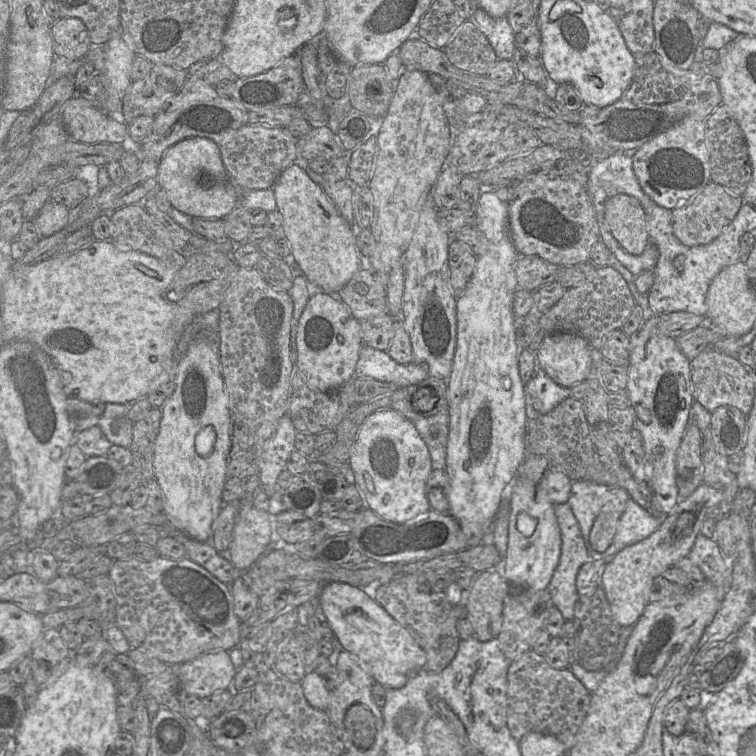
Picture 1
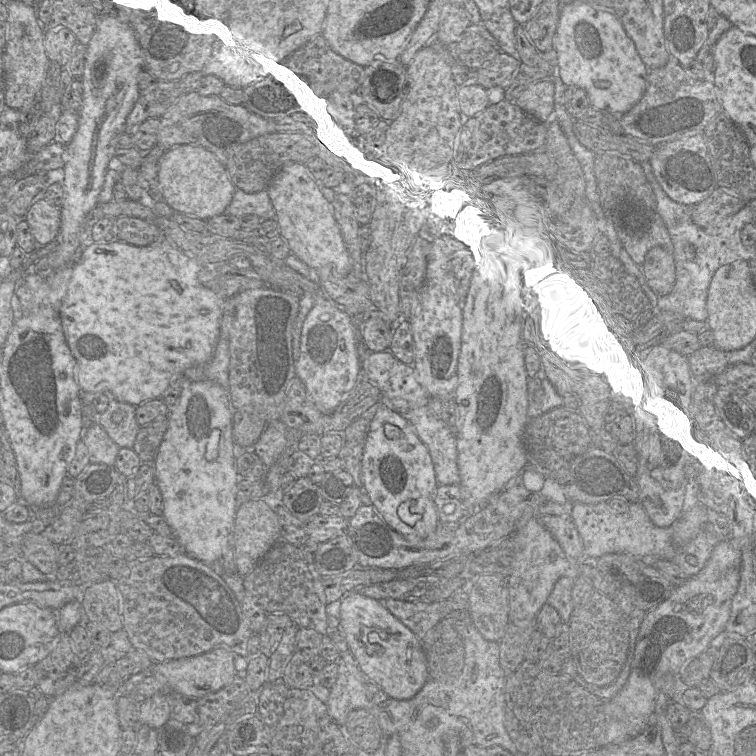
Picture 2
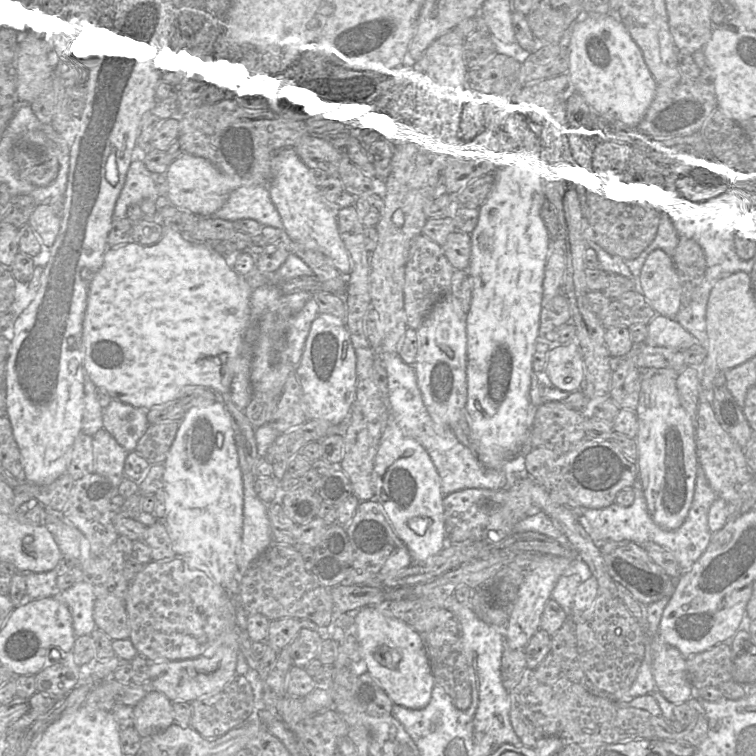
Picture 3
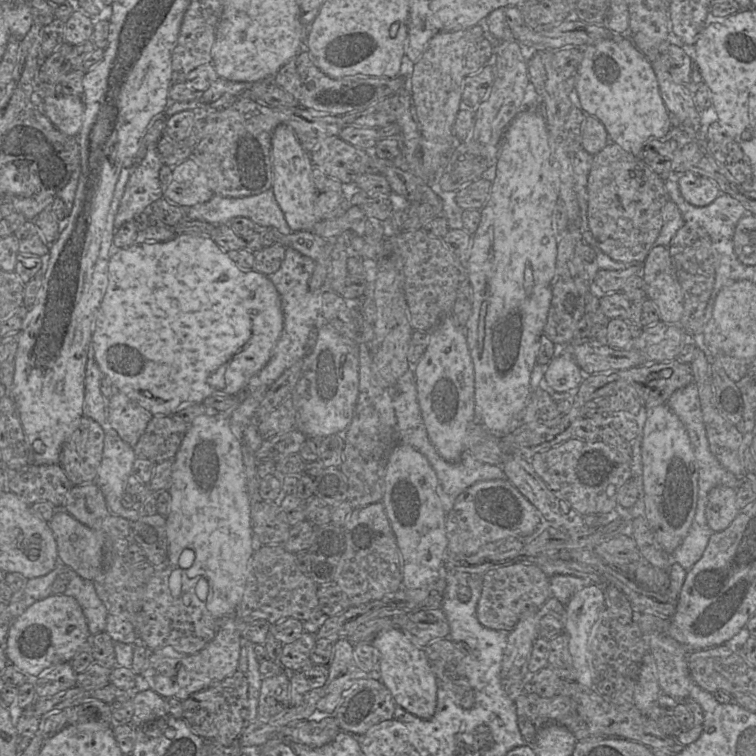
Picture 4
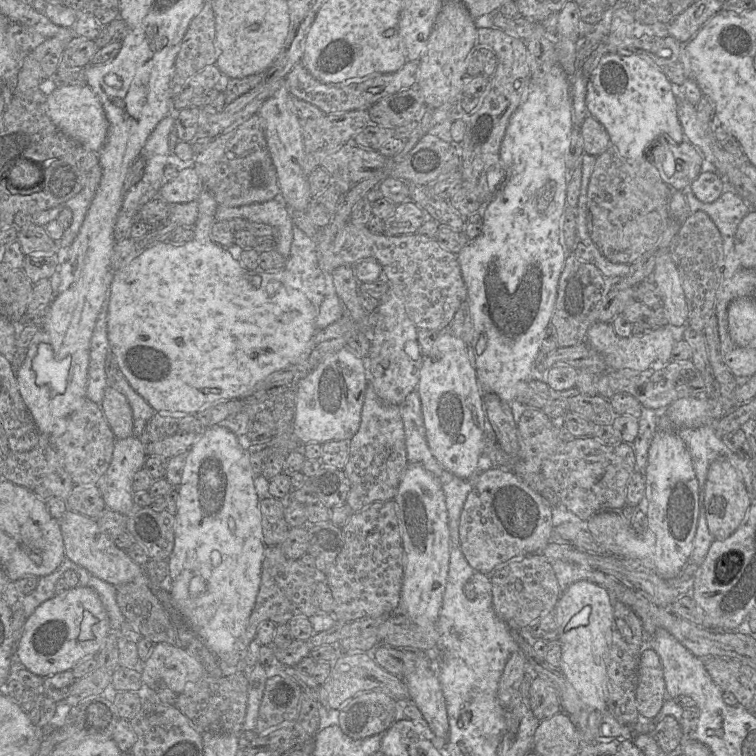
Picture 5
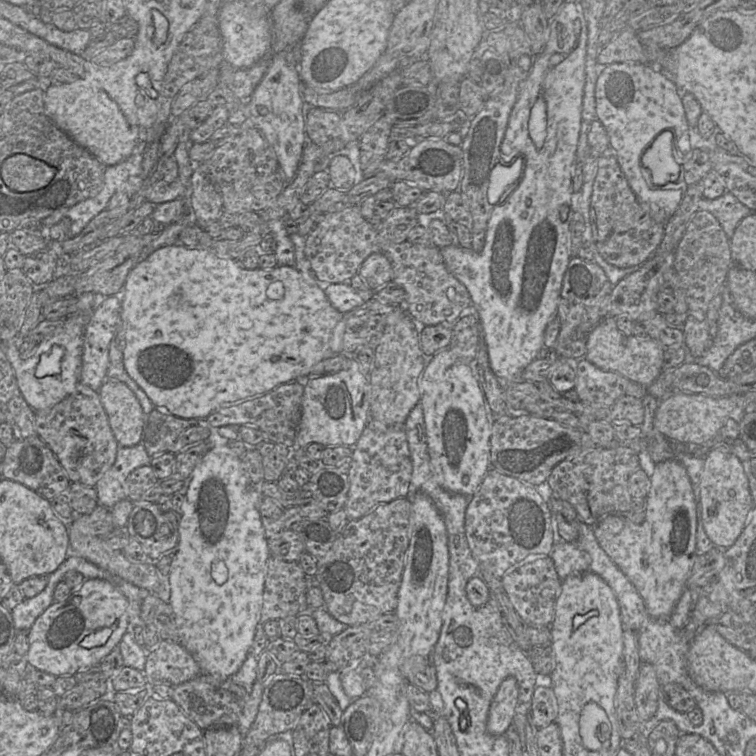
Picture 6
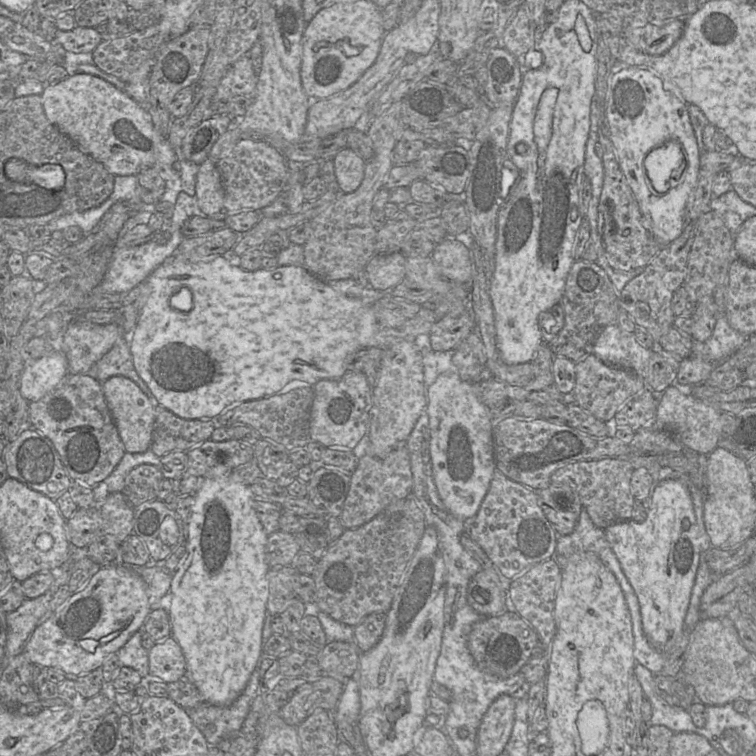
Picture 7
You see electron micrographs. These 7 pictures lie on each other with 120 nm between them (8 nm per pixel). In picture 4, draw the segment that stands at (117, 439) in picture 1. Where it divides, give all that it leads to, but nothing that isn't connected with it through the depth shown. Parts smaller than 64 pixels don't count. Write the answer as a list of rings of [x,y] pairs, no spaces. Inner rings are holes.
[[[118,391],[107,403],[107,420],[119,437],[134,447],[153,415]]]

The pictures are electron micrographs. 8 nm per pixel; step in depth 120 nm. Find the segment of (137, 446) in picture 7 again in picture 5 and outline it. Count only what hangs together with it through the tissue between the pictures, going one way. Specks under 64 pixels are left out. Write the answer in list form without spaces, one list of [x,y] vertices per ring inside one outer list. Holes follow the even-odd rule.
[[[107,387],[100,406],[115,438],[133,436],[132,409],[125,395],[116,388]]]

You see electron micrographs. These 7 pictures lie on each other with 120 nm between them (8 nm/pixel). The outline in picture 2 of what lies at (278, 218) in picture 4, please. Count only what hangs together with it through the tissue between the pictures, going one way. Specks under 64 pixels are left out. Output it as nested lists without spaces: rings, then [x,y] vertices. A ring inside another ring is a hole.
[[[237,189],[227,213],[242,217],[253,214],[263,220],[277,220],[277,213],[269,195],[269,189],[258,192],[246,192]]]

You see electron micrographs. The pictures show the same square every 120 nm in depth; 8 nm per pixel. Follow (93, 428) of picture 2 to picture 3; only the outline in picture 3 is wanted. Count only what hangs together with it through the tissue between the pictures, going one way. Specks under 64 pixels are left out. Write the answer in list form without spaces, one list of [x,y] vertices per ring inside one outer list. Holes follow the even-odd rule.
[[[104,428],[92,438],[94,472],[106,477],[113,486],[118,487],[125,477],[124,462],[129,452]]]

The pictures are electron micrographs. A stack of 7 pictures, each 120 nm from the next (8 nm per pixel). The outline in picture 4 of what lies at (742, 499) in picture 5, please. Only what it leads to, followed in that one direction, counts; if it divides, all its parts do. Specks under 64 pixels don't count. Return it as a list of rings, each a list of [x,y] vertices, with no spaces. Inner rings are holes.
[[[717,486],[709,492],[705,517],[713,532],[726,529],[739,512],[736,507],[736,489]]]

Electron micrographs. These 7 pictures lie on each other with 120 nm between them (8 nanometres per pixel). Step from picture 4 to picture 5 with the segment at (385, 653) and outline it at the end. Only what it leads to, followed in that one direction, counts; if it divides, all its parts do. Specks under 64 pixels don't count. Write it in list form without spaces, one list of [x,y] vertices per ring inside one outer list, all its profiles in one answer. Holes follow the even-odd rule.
[[[405,650],[403,654],[404,676],[402,678],[408,687],[410,701],[419,708],[435,736],[446,742],[449,734],[446,701],[436,671],[436,659],[433,657],[432,661],[430,654],[434,653]]]

